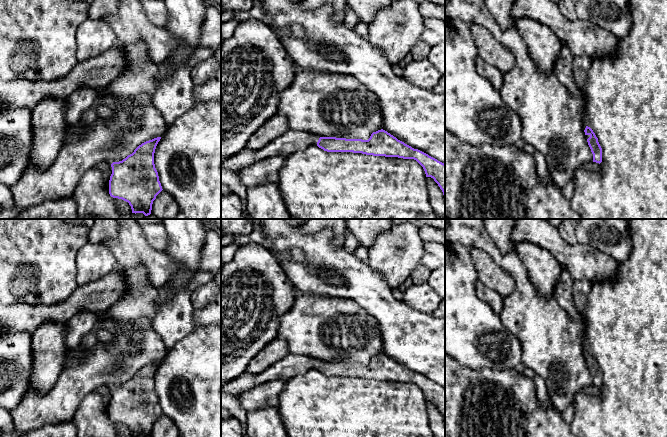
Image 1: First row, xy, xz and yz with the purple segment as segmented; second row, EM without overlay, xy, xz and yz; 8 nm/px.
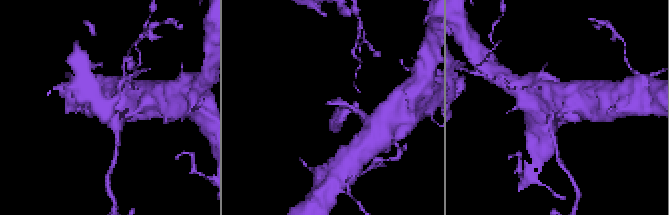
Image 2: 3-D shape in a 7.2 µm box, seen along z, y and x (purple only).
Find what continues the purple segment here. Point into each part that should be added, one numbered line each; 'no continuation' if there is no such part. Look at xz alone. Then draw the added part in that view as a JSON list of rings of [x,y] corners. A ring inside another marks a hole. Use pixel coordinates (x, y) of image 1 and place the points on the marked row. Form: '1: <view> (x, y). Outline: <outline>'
1: xz (291, 141). Outline: [[[288,130],[280,137],[276,138],[268,145],[258,150],[242,149],[235,156],[226,159],[221,168],[238,172],[239,170],[252,165],[256,161],[263,160],[269,156],[282,155],[288,156],[289,154],[304,150],[311,145],[317,145],[319,140],[318,135],[309,134],[306,132],[299,132]]]

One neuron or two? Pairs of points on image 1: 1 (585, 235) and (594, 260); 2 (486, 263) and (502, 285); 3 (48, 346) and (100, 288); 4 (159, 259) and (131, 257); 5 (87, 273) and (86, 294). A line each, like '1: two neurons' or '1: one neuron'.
1: two neurons
2: one neuron
3: two neurons
4: one neuron
5: two neurons

